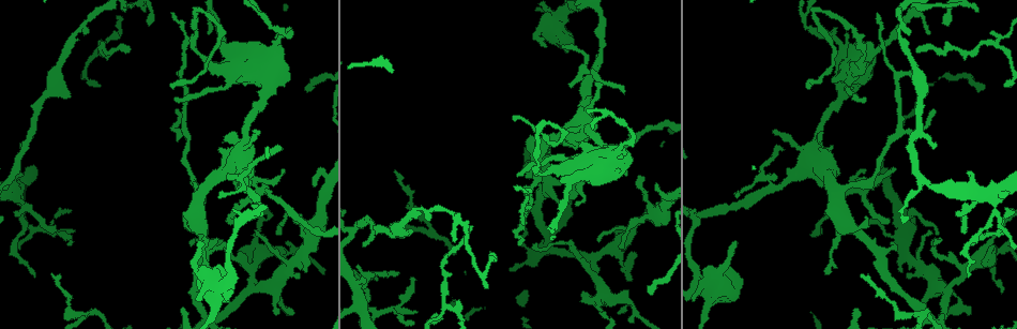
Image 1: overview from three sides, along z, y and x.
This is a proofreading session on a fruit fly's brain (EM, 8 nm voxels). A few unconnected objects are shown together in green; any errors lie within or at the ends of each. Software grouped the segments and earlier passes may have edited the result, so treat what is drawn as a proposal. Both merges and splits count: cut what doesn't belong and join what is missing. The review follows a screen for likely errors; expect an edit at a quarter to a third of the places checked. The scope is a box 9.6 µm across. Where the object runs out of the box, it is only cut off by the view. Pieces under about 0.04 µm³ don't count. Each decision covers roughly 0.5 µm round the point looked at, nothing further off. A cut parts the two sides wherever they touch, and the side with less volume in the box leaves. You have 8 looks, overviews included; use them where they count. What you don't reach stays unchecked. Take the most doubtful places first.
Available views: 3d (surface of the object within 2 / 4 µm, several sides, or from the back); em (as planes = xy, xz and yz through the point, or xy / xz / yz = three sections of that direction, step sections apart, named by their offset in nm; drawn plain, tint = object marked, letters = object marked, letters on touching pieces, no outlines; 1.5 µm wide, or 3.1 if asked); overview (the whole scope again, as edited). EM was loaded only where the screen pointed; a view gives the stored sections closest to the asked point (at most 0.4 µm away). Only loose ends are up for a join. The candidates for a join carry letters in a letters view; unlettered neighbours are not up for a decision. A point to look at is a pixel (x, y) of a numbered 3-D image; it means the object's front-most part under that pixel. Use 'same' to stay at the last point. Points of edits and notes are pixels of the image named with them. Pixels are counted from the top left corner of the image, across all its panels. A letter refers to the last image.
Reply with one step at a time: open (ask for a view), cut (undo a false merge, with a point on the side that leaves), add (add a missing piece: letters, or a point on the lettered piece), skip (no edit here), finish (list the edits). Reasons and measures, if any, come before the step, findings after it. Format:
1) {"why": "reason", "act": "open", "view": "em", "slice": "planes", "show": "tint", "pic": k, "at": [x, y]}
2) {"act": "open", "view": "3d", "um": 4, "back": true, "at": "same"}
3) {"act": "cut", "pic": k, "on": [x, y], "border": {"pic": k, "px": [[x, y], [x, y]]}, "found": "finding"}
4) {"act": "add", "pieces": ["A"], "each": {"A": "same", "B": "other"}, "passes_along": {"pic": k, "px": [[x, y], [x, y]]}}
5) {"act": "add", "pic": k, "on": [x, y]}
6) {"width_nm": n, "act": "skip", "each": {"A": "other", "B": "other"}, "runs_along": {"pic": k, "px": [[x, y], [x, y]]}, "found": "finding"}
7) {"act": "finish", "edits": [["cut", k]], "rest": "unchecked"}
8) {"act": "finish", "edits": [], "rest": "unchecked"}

{"why": "tapers out", "act": "open", "view": "em", "slice": "planes", "show": "plain", "pic": 1, "at": [895, 168]}

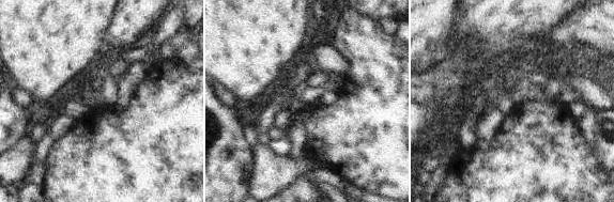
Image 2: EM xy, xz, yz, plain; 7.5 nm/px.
{"act": "open", "view": "em", "slice": "planes", "show": "letters", "at": "same"}

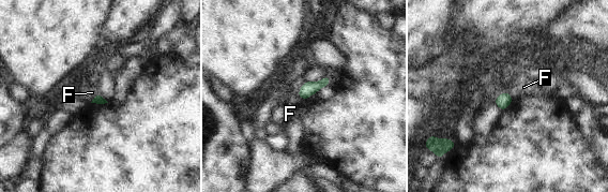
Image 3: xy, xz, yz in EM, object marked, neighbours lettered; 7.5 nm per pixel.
{"act": "skip", "each": {"F": "other"}, "border": {"pic": 3, "px": [[97, 92], [90, 102]]}, "found": "none of them fits"}

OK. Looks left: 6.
{"why": "stops while still wide", "act": "open", "view": "3d", "um": 4, "pic": 1, "at": [907, 277]}

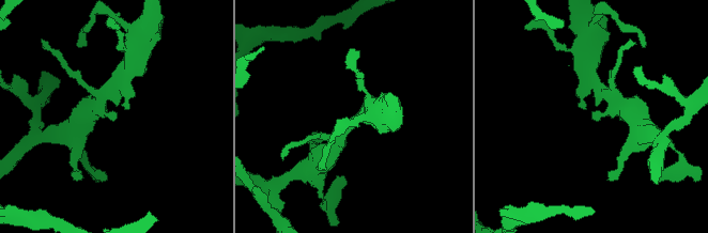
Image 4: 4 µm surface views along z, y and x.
{"act": "open", "view": "em", "slice": "planes", "show": "letters", "pic": 4, "at": [594, 115]}

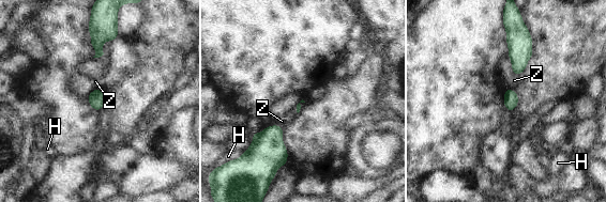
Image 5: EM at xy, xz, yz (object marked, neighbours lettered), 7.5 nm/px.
{"longest_contact_nm": ["Z", 80], "act": "skip", "each": {"H": "other", "Z": "other"}, "border": {"pic": 5, "px": [[273, 124], [282, 127]]}, "found": "no lettered piece goes on from it"}

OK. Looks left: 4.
{"why": "free end", "act": "open", "view": "3d", "um": 2, "pic": 1, "at": [73, 232]}

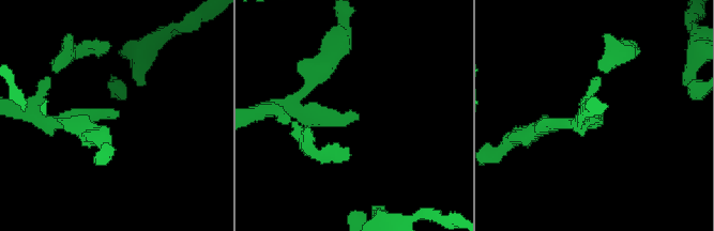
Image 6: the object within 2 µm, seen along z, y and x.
{"act": "open", "view": "em", "slice": "xy", "step": 8, "show": "tint", "pic": 6, "at": [118, 112]}

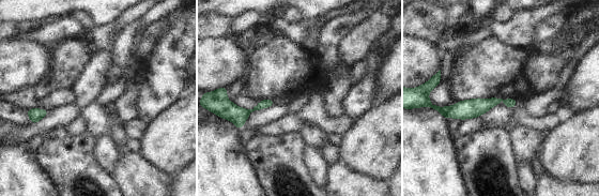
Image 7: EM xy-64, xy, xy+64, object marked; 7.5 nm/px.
{"why": "see the neighbours", "act": "open", "view": "em", "slice": "xy", "step": 8, "show": "letters", "at": "same"}

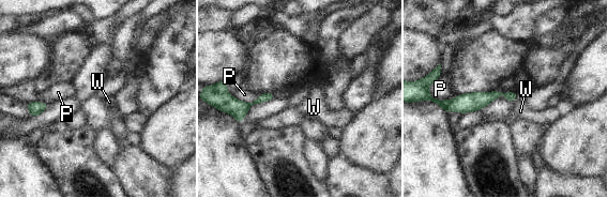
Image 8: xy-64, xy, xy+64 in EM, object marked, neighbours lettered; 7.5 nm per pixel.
{"act": "skip", "each": {"P": "other", "W": "other"}, "border": {"pic": 8, "px": [[517, 93], [512, 103]]}, "found": "none of them fits"}

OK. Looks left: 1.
{"act": "finish", "edits": [], "rest": "unchecked"}

